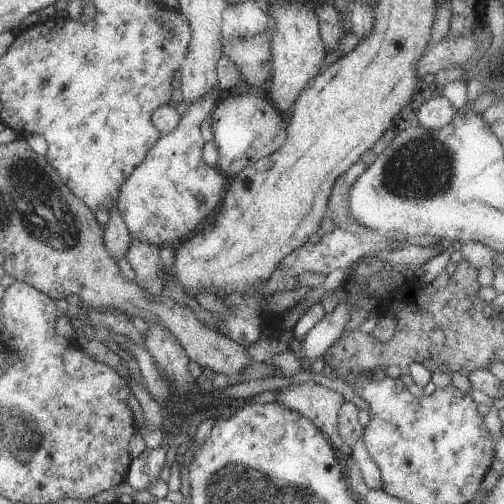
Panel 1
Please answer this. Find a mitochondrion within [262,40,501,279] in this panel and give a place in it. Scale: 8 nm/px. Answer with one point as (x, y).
(422, 169)

